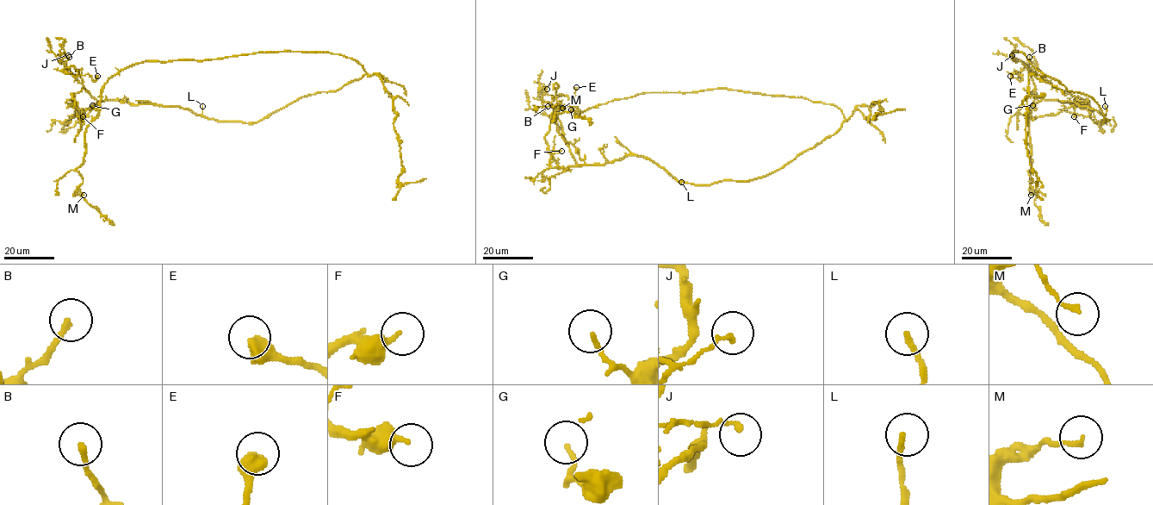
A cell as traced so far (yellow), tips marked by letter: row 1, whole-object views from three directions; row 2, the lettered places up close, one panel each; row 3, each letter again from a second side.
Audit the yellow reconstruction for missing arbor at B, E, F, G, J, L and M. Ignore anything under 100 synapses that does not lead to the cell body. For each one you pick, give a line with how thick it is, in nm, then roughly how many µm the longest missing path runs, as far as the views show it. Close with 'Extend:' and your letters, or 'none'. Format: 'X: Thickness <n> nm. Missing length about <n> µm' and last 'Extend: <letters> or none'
L: Thickness 190 nm. Missing length about 45 µm
Extend: L

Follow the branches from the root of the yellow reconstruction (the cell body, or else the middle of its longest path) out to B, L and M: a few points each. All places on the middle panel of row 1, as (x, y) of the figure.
B: (844, 117), (834, 133), (769, 175), (695, 184), (636, 156), (578, 165), (543, 112), (548, 106)
L: (844, 117), (841, 127), (834, 133), (769, 175), (746, 181), (722, 181), (709, 184), (681, 182)
M: (844, 117), (832, 104), (726, 88), (639, 93), (583, 111), (569, 105), (554, 106), (562, 108)

